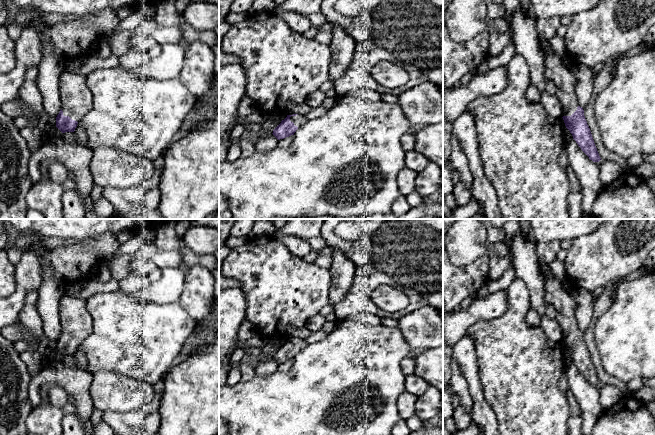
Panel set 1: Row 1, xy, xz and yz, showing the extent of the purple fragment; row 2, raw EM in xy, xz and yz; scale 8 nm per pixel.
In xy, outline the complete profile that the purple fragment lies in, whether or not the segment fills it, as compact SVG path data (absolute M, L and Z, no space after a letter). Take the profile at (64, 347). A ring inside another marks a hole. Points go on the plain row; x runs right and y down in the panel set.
M63 295L59 302L62 333L56 341L56 351L62 356L74 356L81 342L92 333L92 317L87 310L87 300Z

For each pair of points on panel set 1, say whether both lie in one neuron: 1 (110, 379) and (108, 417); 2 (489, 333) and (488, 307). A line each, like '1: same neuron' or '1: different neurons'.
1: different neurons
2: different neurons

